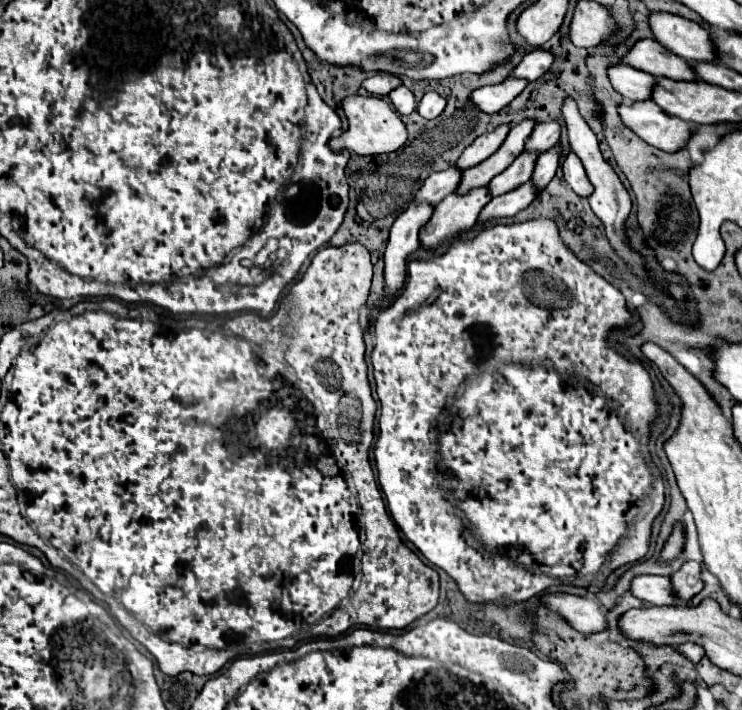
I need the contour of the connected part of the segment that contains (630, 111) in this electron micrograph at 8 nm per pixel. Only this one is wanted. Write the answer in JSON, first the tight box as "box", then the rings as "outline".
{"box":[618,100,690,152],"outline":[[[638,100],[634,104],[618,104],[620,120],[634,130],[644,142],[662,148],[666,152],[676,152],[684,148],[690,138],[690,124],[666,114],[652,100]]]}

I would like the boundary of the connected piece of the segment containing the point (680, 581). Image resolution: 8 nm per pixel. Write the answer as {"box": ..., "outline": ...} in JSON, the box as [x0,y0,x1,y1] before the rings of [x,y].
{"box":[670,560,704,602],"outline":[[[694,560],[684,562],[676,572],[672,572],[670,582],[672,582],[674,596],[678,600],[684,600],[684,602],[688,602],[704,586],[700,580],[700,566]]]}

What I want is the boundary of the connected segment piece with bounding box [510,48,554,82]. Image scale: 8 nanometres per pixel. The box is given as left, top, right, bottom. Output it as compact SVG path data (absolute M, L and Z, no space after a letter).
M536 48L520 60L520 64L510 72L510 78L522 78L522 80L532 82L532 80L540 78L550 68L552 60L554 58L552 58L550 52L546 52L542 48Z

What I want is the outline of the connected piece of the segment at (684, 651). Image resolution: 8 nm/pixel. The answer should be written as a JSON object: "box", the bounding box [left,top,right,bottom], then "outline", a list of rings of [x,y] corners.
{"box":[676,644,704,664],"outline":[[[680,644],[676,650],[678,650],[686,660],[690,660],[690,662],[694,662],[694,664],[698,664],[698,662],[702,660],[702,656],[704,656],[702,648],[698,648],[698,646],[694,646],[694,644]]]}

